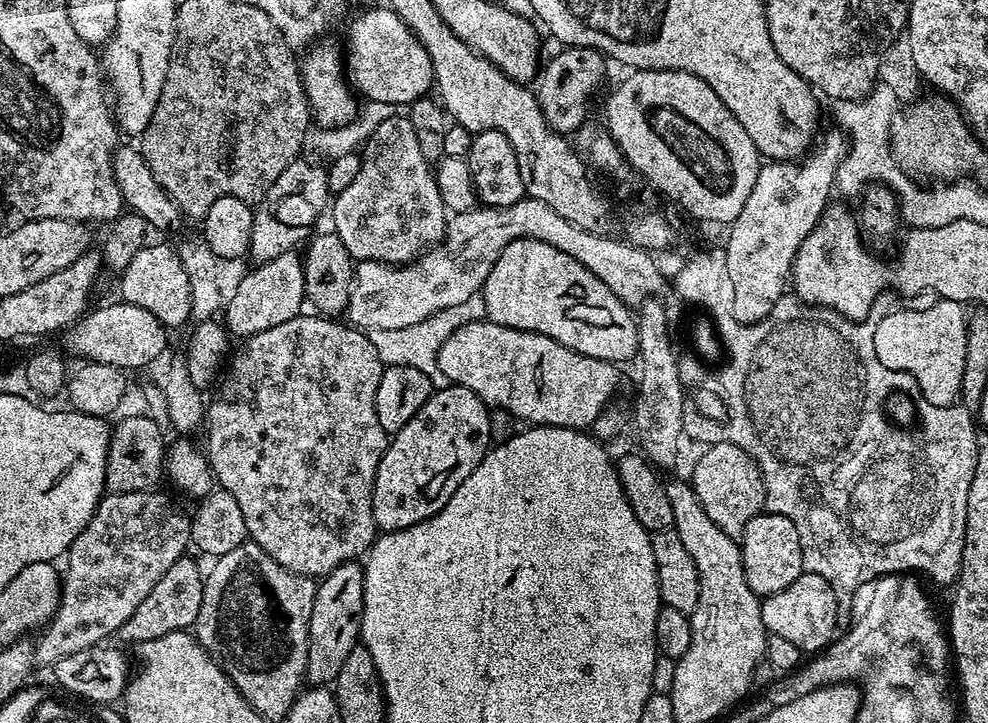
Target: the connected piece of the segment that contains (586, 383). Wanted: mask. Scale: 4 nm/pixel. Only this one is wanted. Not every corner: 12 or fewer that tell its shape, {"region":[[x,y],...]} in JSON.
{"region":[[462,326],[449,382],[525,425],[588,430],[621,371],[554,338]]}

